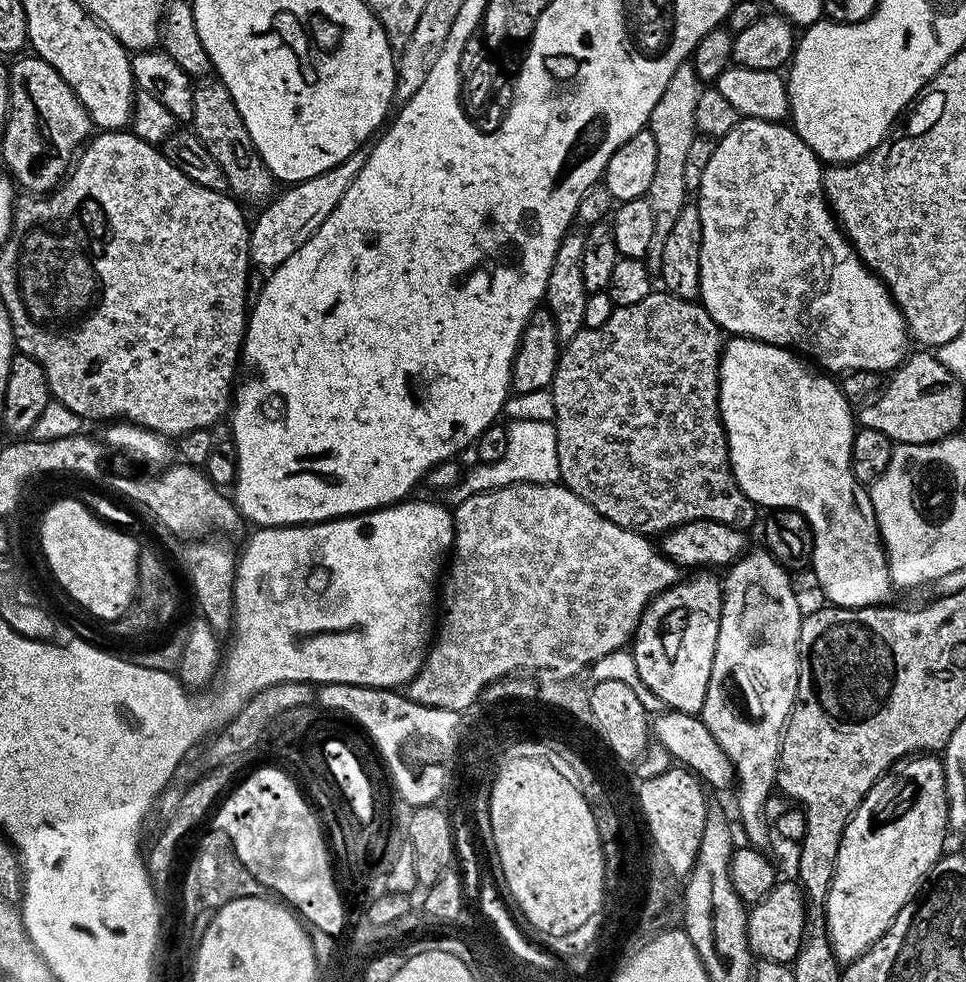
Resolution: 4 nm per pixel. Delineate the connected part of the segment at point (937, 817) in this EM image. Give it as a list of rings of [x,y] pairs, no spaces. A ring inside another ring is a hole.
[[[916,754],[905,759],[895,770],[881,776],[866,798],[862,798],[842,834],[836,873],[824,903],[830,946],[841,965],[847,966],[857,960],[871,944],[882,938],[882,934],[886,934],[902,906],[915,896],[928,871],[945,855],[944,835],[949,832],[944,766],[935,755]]]

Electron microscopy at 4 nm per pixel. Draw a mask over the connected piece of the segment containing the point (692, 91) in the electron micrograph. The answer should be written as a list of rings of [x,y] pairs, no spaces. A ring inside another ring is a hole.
[[[688,62],[680,64],[678,70],[674,70],[674,78],[670,78],[666,90],[662,90],[662,98],[658,98],[658,106],[654,106],[646,125],[647,131],[654,134],[654,143],[658,146],[658,163],[646,197],[654,209],[654,239],[650,242],[646,257],[648,267],[653,270],[659,270],[662,266],[662,246],[690,196],[686,186],[686,157],[690,142],[694,142],[698,135],[696,111],[701,91],[700,76],[695,67]]]

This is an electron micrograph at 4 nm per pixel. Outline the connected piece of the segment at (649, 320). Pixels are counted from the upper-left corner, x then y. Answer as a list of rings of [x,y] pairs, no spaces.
[[[654,290],[642,302],[634,306],[613,307],[610,318],[597,328],[585,327],[573,340],[563,345],[560,361],[552,379],[551,393],[554,398],[554,425],[557,434],[558,466],[565,488],[569,488],[582,502],[594,506],[602,518],[614,522],[641,536],[651,537],[652,532],[670,532],[680,524],[695,520],[713,520],[731,524],[734,528],[751,529],[756,520],[757,505],[738,486],[732,473],[732,463],[728,453],[728,439],[724,424],[720,420],[720,353],[722,351],[722,329],[710,318],[703,304],[696,300],[683,300],[663,290]]]

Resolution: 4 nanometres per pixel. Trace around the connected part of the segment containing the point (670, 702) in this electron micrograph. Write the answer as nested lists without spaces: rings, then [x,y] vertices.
[[[700,570],[687,580],[681,579],[679,582],[672,585],[671,588],[664,592],[659,592],[653,600],[648,604],[648,609],[640,615],[640,621],[636,627],[636,635],[631,641],[630,649],[632,648],[632,660],[636,663],[636,676],[657,696],[658,699],[664,703],[665,709],[673,712],[690,712],[698,714],[702,710],[702,706],[706,702],[706,690],[710,682],[710,670],[714,666],[714,646],[718,646],[718,626],[720,625],[720,615],[722,614],[722,606],[724,605],[724,593],[722,591],[722,584],[719,579],[715,580],[713,573],[708,570]]]

